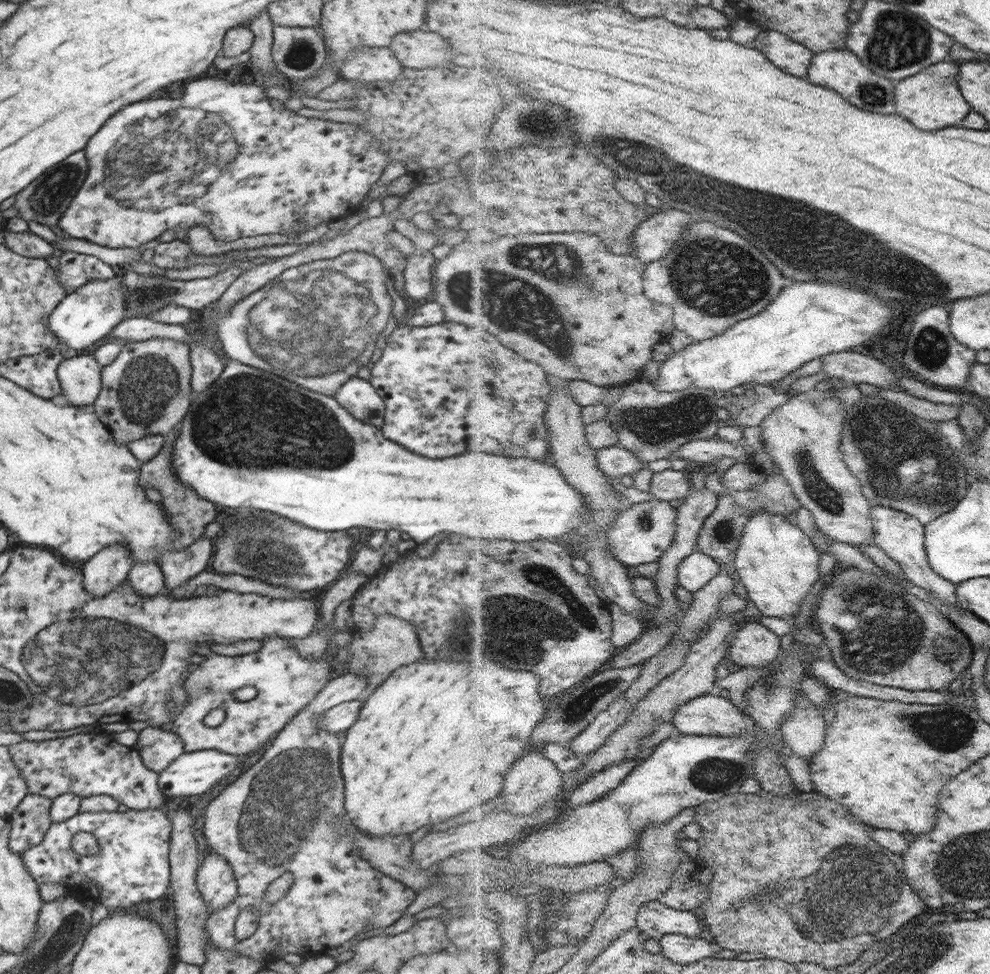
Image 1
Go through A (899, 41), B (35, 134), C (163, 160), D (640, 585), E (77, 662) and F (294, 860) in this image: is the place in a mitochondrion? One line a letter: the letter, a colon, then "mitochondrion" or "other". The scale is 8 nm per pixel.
A: mitochondrion
B: other
C: mitochondrion
D: other
E: mitochondrion
F: mitochondrion

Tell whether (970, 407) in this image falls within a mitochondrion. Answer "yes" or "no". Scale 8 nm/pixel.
no

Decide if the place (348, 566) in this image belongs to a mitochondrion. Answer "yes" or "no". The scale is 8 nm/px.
no

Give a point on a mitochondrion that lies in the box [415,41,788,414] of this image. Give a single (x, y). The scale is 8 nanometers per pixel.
(733, 278)

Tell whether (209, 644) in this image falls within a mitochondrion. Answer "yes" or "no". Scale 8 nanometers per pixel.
no

